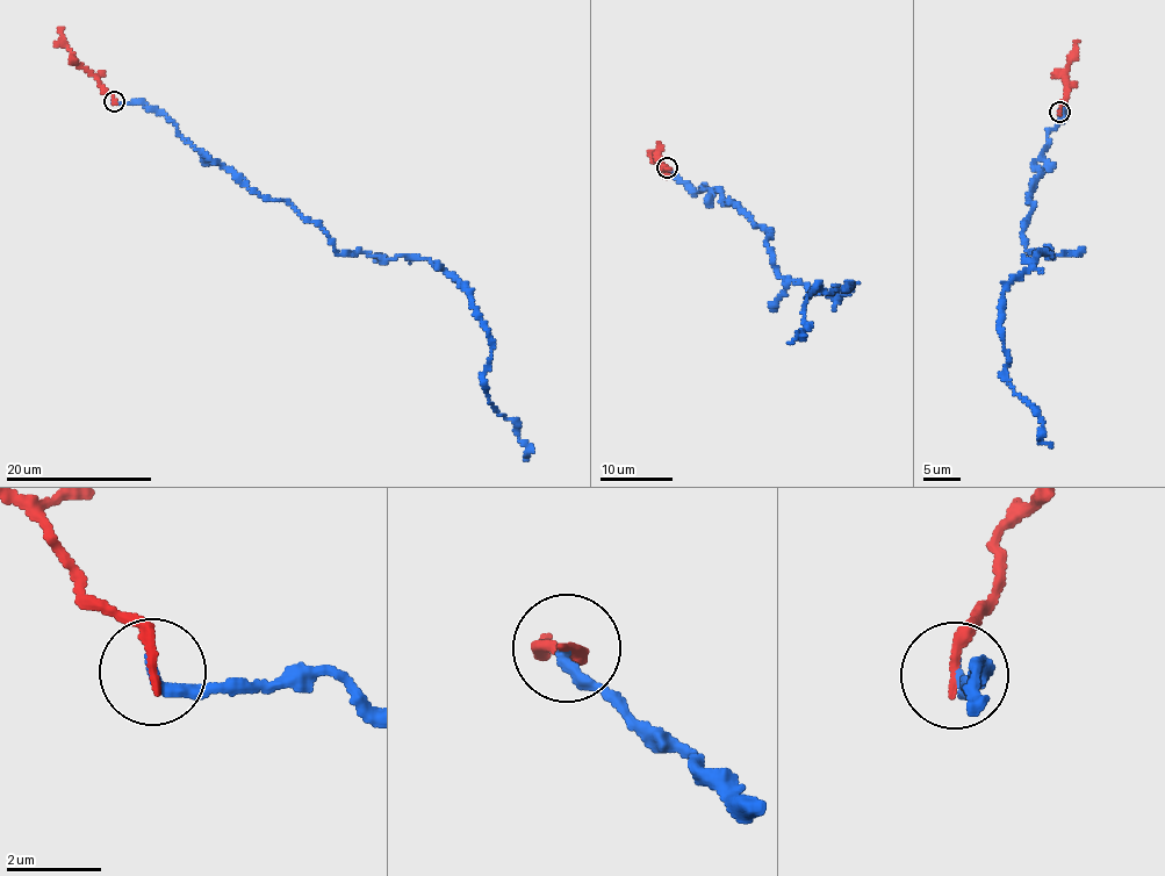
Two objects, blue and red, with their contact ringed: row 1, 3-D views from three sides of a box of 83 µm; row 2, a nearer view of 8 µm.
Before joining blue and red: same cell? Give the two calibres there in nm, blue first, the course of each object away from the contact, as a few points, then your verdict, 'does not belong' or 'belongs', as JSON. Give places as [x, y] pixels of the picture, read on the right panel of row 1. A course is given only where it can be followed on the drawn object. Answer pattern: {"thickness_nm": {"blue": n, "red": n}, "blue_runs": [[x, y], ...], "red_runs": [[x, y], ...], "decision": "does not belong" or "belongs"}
{"thickness_nm": {"blue": 240, "red": 220}, "blue_runs": [[1059, 112], [1021, 234], [1030, 253], [1050, 251], [1007, 287], [998, 328], [1005, 378], [1052, 446]], "red_runs": [[1059, 112], [1069, 87], [1065, 69], [1078, 40]], "decision": "does not belong"}

